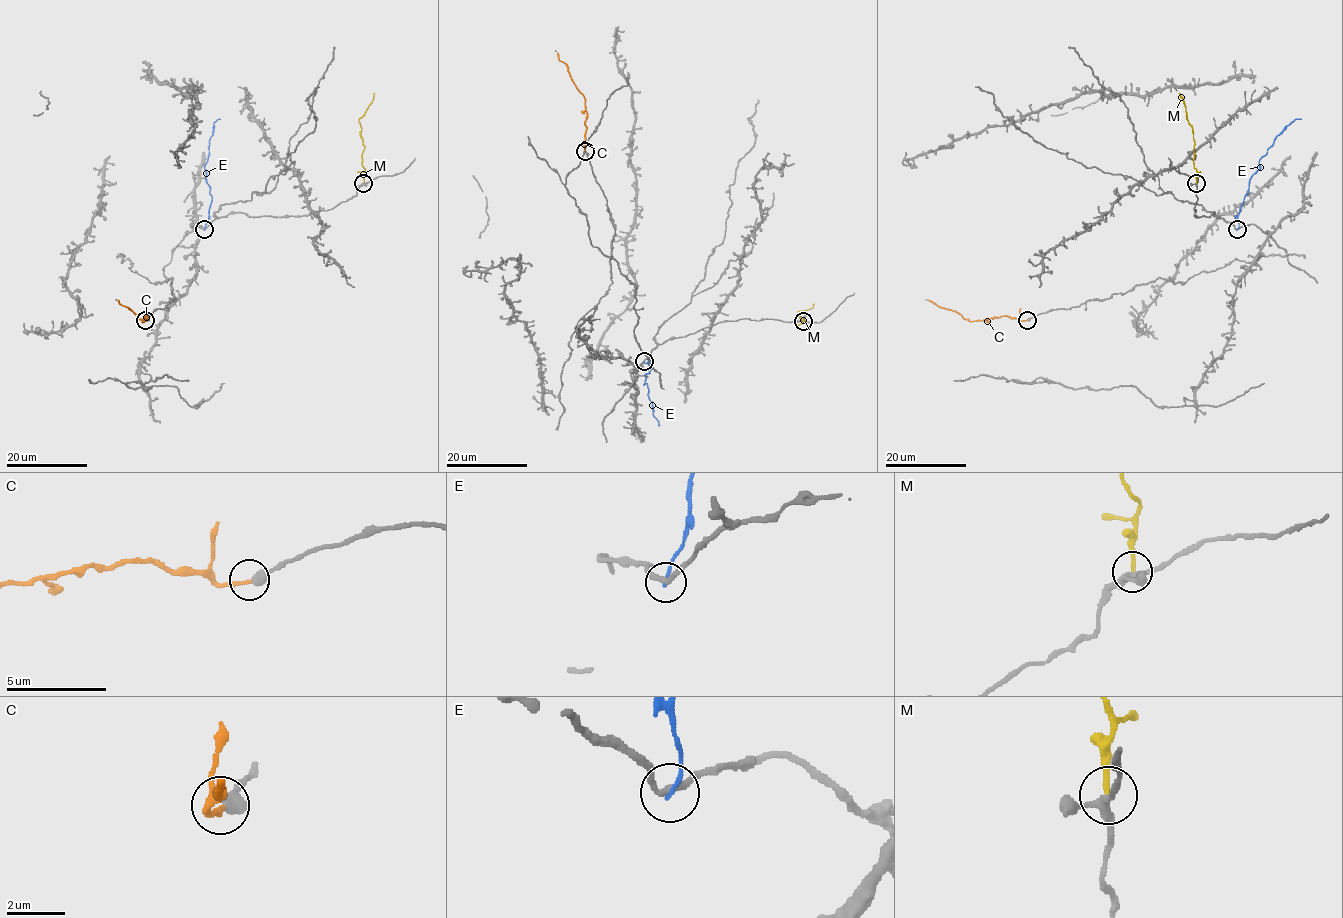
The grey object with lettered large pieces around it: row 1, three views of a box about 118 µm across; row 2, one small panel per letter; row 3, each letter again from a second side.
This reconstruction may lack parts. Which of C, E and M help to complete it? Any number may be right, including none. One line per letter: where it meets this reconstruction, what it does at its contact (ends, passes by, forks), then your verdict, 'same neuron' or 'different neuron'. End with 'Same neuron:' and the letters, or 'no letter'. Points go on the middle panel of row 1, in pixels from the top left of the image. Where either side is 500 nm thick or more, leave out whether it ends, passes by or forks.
C: meets grey at (585, 151); it ends there; same neuron
E: meets grey at (644, 361); it ends there; different neuron
M: meets grey at (803, 321); it ends there; different neuron
Same neuron: C

